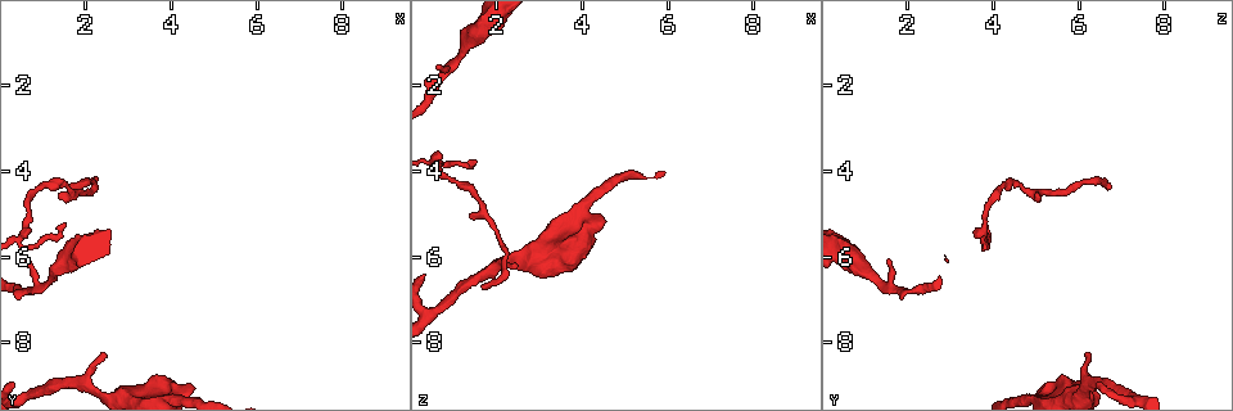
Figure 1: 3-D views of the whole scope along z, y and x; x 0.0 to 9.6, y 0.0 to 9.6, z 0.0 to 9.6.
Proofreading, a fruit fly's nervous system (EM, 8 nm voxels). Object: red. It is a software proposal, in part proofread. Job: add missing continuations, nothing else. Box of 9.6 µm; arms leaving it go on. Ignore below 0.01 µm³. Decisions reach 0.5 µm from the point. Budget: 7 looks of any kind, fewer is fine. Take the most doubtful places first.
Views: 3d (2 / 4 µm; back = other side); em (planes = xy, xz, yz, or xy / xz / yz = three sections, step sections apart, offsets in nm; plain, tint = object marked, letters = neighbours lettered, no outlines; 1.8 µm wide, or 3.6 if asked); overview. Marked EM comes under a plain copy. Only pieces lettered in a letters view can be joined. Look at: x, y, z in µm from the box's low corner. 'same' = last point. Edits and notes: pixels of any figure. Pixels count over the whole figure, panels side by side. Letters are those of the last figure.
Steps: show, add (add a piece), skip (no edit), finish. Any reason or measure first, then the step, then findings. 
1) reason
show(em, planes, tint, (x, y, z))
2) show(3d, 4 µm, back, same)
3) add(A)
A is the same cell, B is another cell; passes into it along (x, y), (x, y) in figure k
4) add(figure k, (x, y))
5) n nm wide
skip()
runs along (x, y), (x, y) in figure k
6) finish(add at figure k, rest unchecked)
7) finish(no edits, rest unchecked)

tapers out
show(3d, 2 µm, (0.55, 6.10, 1.65))

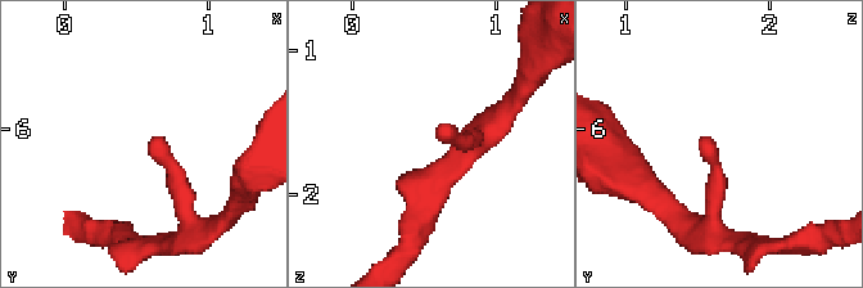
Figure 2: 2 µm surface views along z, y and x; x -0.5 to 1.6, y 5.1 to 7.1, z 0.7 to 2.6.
show(em, xy, step 4, tint, (0.62, 6.08, 1.60))

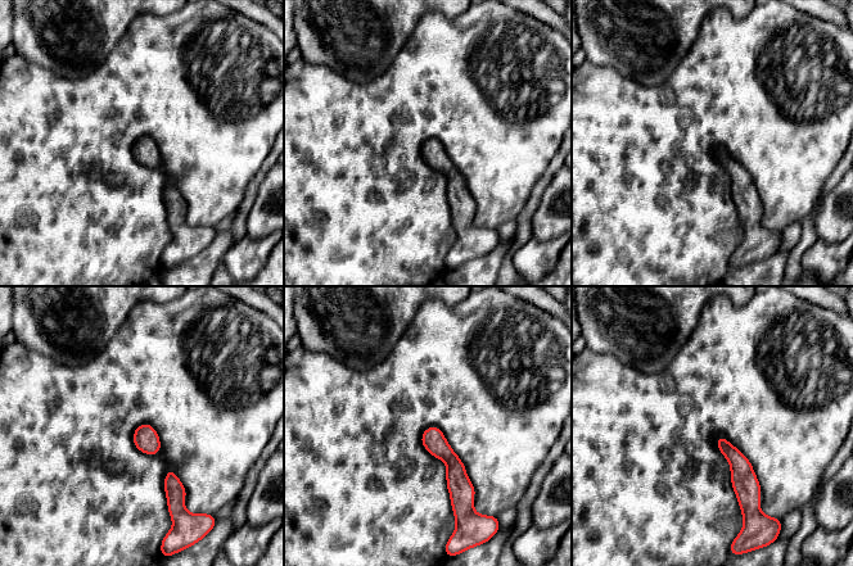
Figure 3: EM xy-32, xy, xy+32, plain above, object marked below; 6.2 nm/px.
another direction
show(em, planes, letters, same)

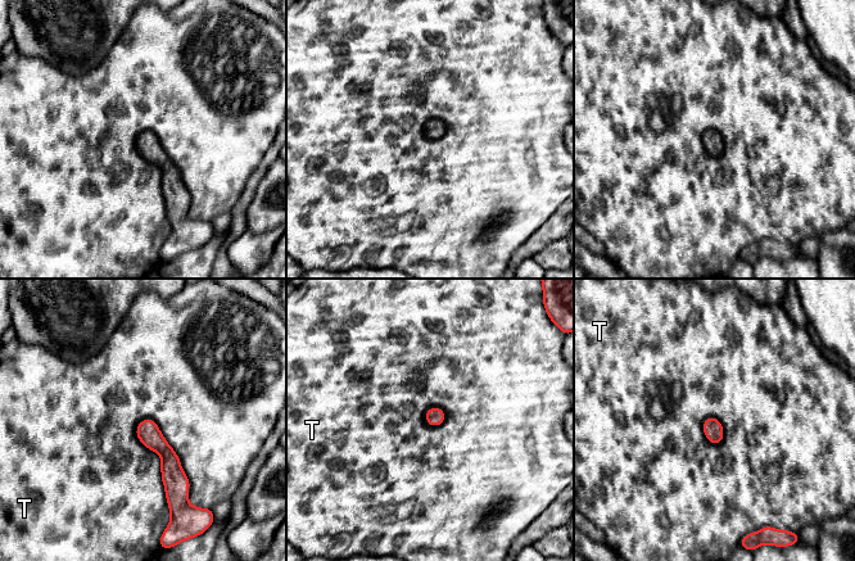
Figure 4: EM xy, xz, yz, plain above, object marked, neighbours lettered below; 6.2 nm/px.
120 nm wide
skip()
T is another cell; runs along (148, 421), (170, 458), (170, 494) in figure 4; no lettered piece goes on from it

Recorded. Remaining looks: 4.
an open end
show(3d, 2 µm, back, (1.65, 4.40, 6.70))

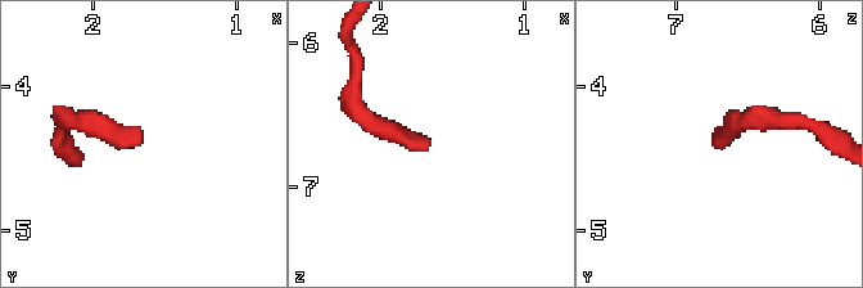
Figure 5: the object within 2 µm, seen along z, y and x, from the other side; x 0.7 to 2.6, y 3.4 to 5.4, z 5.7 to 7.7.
shape alone is not enough
show(em, yz, step 8, letters, (1.66, 4.32, 6.74))

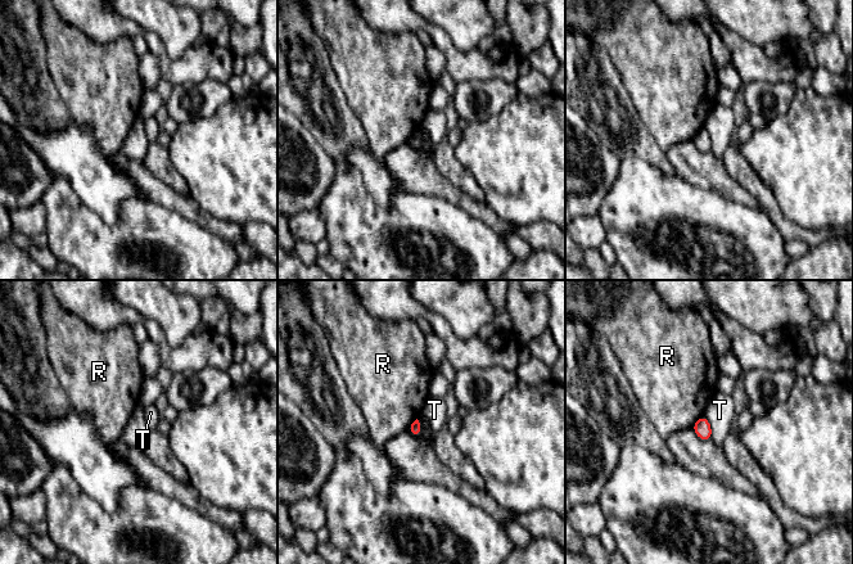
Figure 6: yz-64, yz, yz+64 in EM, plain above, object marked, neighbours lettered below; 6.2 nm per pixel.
cut it another way
show(em, planes, letters, same)

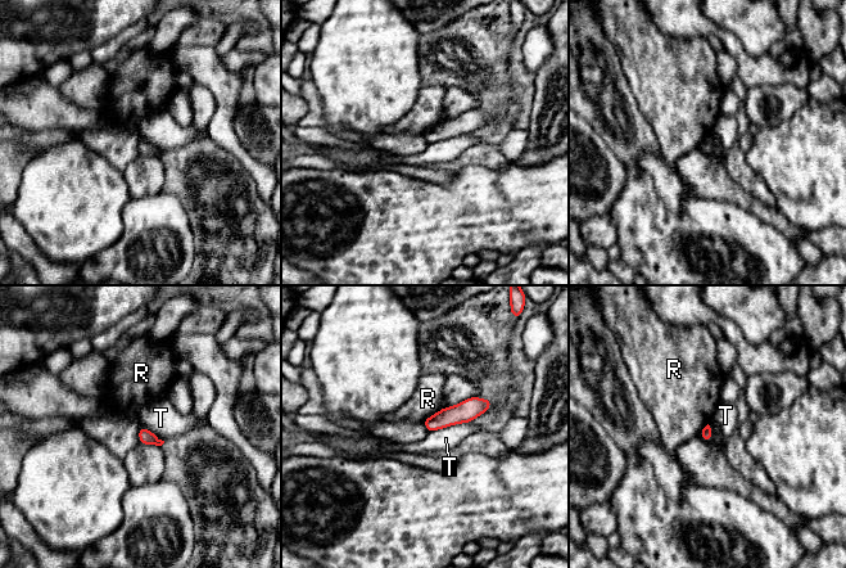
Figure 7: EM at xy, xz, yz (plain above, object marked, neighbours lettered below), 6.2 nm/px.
80 nm wide
skip()
R and T are other cells; none of them fits

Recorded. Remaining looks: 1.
finish(no edits, rest unchecked)

